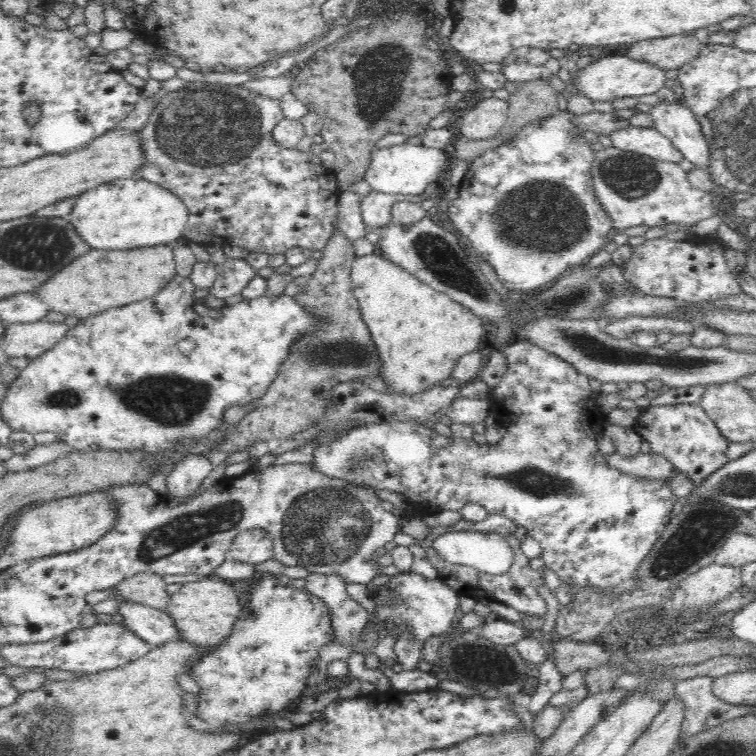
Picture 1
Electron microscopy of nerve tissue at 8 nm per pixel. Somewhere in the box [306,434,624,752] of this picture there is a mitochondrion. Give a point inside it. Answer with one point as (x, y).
(529, 479)

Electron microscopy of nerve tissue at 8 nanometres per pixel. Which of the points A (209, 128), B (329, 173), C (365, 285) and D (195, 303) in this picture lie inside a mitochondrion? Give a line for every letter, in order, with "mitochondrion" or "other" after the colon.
A: mitochondrion
B: other
C: other
D: other

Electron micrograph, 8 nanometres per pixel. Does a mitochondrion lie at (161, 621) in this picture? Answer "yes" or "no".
no

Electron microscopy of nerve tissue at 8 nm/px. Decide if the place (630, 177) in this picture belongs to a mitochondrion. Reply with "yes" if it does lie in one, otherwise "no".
yes

